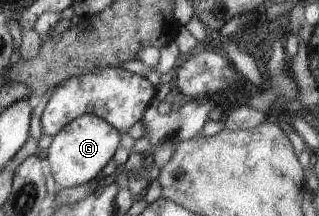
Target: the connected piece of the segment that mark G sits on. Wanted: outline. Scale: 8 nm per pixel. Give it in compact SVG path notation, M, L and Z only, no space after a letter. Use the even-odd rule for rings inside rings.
M94 114L78 116L78 119L66 124L53 138L52 144L43 155L47 159L58 190L78 187L96 178L120 146L120 133L108 121Z

